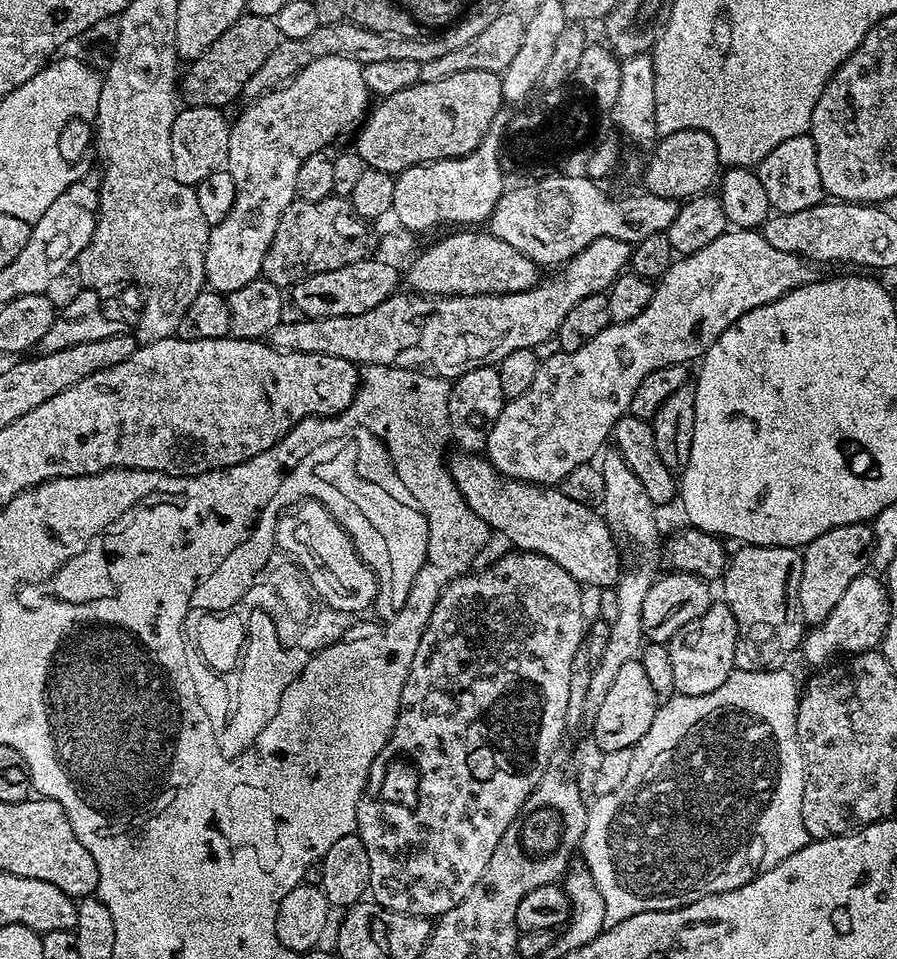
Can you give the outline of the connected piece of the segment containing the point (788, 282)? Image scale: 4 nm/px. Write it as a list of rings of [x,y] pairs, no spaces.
[[[756,230],[726,231],[692,256],[673,259],[663,276],[655,281],[650,306],[646,306],[638,318],[630,318],[630,322],[621,324],[610,323],[580,350],[574,353],[560,351],[554,358],[540,361],[530,390],[507,401],[502,414],[498,414],[498,422],[494,422],[488,435],[487,460],[507,479],[523,480],[526,484],[559,485],[574,466],[595,461],[601,455],[603,444],[609,443],[616,423],[629,415],[630,398],[634,398],[634,390],[638,390],[646,374],[662,370],[662,366],[691,365],[699,361],[709,346],[731,324],[738,322],[742,314],[774,302],[804,284],[811,284],[812,271],[813,265],[804,257],[786,250],[774,250],[774,246],[770,246],[770,242]]]

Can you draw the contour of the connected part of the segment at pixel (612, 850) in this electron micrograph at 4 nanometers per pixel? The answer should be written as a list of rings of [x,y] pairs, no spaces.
[[[787,667],[774,668],[771,672],[751,672],[750,670],[734,670],[710,694],[701,696],[682,696],[673,694],[657,707],[654,722],[650,722],[650,730],[642,734],[636,747],[632,749],[630,770],[623,779],[622,786],[610,792],[596,796],[588,809],[588,821],[582,841],[582,863],[590,870],[598,890],[602,890],[602,902],[606,902],[607,927],[618,926],[626,918],[634,918],[634,914],[643,912],[669,912],[687,904],[698,902],[710,894],[722,894],[734,890],[738,886],[746,886],[755,876],[768,872],[778,862],[786,862],[790,854],[798,854],[810,843],[806,830],[806,822],[802,822],[802,794],[804,793],[804,755],[798,742],[798,726],[796,711],[800,705],[798,684],[788,673]]]

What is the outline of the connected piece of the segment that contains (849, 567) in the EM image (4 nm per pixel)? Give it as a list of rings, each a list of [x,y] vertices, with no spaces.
[[[867,523],[847,524],[826,530],[809,544],[803,545],[802,570],[800,571],[800,585],[798,586],[798,602],[802,610],[805,625],[819,626],[824,619],[838,606],[842,594],[846,594],[850,582],[854,578],[865,575],[872,562],[872,549],[876,547],[876,539],[871,527]]]

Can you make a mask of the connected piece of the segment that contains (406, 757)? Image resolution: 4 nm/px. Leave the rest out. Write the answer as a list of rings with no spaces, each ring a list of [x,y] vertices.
[[[508,550],[501,560],[494,561],[489,568],[476,571],[457,576],[446,585],[430,614],[426,630],[420,633],[410,674],[406,674],[406,686],[402,686],[396,725],[386,746],[382,748],[378,758],[374,758],[374,766],[370,768],[364,793],[358,802],[356,832],[370,857],[368,887],[370,896],[373,896],[371,899],[381,908],[388,908],[391,912],[405,912],[407,916],[439,918],[446,915],[464,901],[470,890],[474,890],[474,886],[490,866],[490,858],[494,858],[494,850],[498,850],[502,834],[506,834],[510,822],[514,822],[524,811],[526,798],[530,798],[530,794],[540,785],[544,771],[552,761],[552,755],[561,747],[560,739],[568,724],[566,702],[570,702],[570,670],[586,640],[585,589],[569,572],[562,570],[558,562],[537,552]]]

